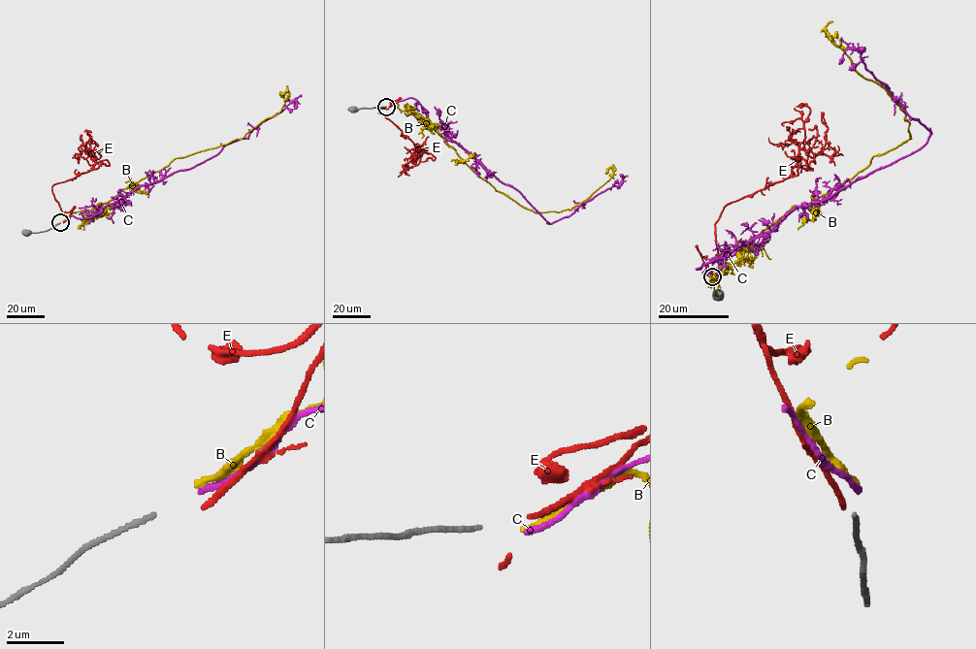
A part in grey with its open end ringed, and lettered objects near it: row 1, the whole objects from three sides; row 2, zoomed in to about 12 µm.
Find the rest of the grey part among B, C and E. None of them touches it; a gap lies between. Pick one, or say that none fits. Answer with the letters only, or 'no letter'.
no letter

